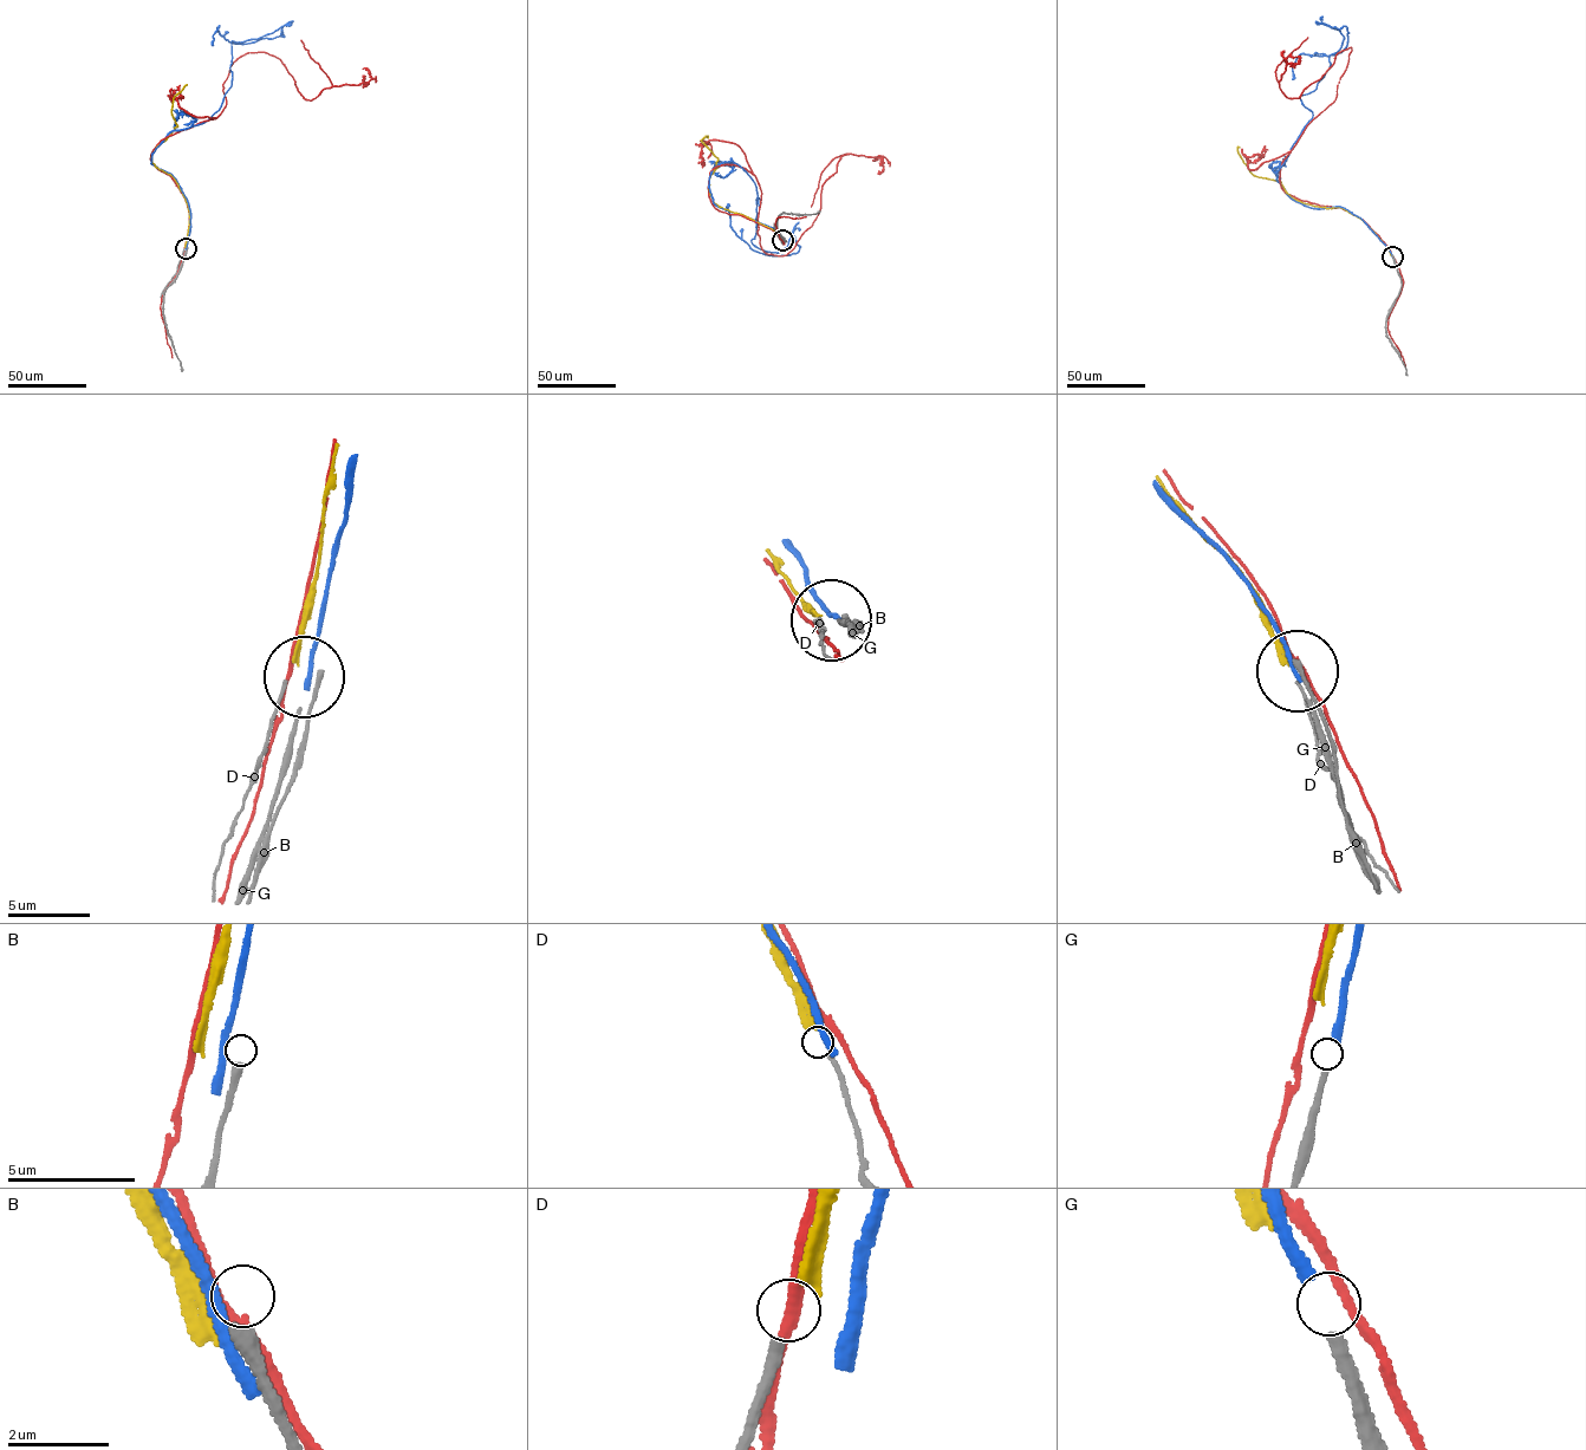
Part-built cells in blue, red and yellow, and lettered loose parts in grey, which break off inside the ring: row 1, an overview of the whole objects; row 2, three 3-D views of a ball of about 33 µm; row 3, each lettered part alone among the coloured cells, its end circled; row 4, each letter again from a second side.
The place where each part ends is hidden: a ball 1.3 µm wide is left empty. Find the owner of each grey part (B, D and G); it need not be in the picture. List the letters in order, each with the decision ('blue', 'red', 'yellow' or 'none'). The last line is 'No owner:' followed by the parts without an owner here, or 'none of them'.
B: none
D: yellow
G: blue
No owner: B

